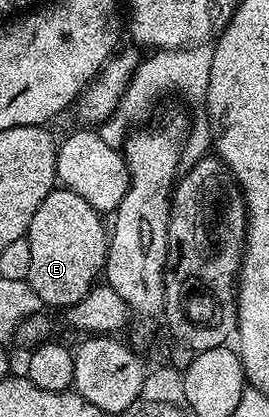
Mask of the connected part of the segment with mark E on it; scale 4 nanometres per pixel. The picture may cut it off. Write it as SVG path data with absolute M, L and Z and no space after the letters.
M55 186L36 206L36 214L32 214L32 222L28 226L25 237L32 250L32 262L24 269L24 279L31 284L32 290L42 299L47 309L59 308L65 310L80 302L89 294L90 289L99 283L106 267L106 253L108 251L108 228L102 225L103 217L93 209L78 194L70 188Z

